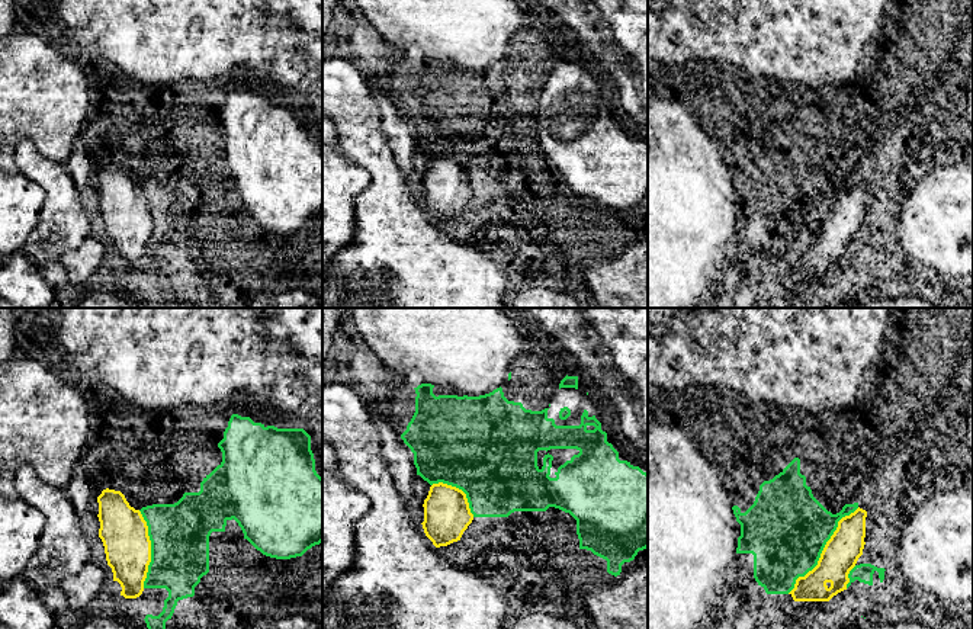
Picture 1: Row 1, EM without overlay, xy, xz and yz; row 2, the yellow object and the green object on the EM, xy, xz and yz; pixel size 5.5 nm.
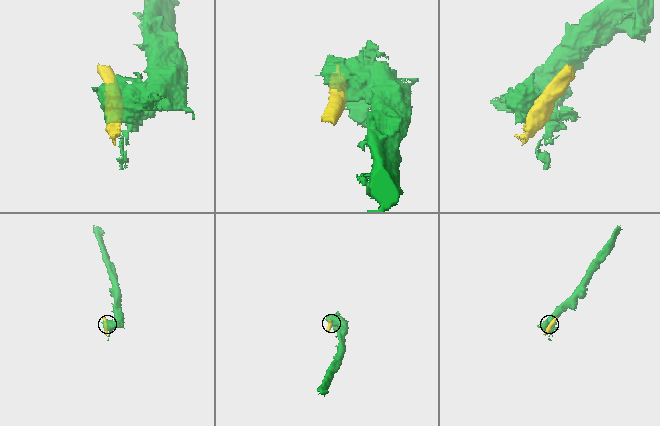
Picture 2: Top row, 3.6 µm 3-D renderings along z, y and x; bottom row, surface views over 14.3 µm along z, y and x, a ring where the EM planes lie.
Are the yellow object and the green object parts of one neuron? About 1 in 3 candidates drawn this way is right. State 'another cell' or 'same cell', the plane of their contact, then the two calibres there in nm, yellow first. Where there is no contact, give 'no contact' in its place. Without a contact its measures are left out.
another cell | yz | 200/460 nm

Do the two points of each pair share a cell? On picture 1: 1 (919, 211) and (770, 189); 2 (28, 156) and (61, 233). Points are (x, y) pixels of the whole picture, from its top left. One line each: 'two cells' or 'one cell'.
1: two cells
2: one cell

